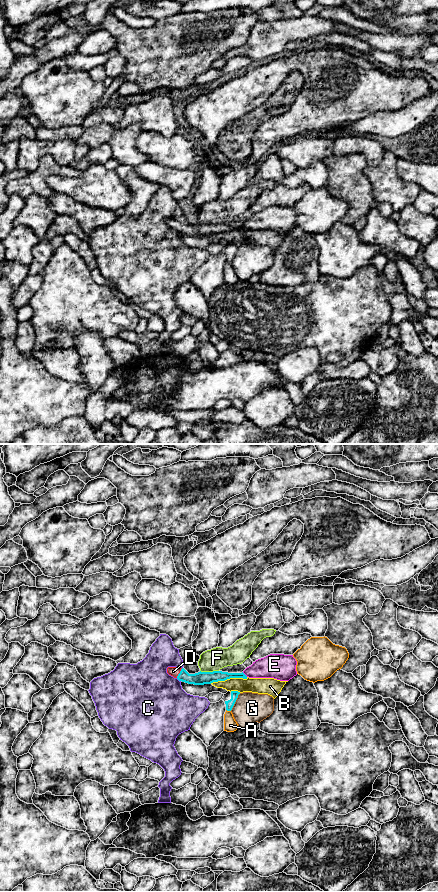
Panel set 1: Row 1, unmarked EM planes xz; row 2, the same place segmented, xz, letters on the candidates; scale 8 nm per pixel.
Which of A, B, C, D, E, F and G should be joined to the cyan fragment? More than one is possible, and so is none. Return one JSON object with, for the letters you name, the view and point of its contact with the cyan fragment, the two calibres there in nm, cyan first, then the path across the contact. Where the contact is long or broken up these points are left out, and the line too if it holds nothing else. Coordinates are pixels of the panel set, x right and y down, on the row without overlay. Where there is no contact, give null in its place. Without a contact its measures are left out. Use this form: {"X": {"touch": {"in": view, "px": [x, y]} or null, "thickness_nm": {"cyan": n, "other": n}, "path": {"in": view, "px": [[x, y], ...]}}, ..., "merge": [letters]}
{"D": {"touch": {"in": "xz", "px": [179, 225]}, "thickness_nm": {"cyan": 110, "other": 80}, "path": {"in": "xz", "px": [[200, 230], [187, 230], [179, 225], [173, 223]]}}, "merge": ["D"]}

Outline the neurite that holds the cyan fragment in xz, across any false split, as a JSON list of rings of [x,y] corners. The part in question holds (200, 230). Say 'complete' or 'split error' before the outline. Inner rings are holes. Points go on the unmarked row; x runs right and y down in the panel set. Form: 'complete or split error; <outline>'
split error; [[[168,219],[167,225],[179,233],[194,236],[194,237],[204,237],[211,236],[213,234],[225,233],[230,230],[243,230],[247,231],[247,228],[242,225],[228,225],[222,223],[213,224],[198,224],[195,226],[189,226],[184,220],[179,219]]]

